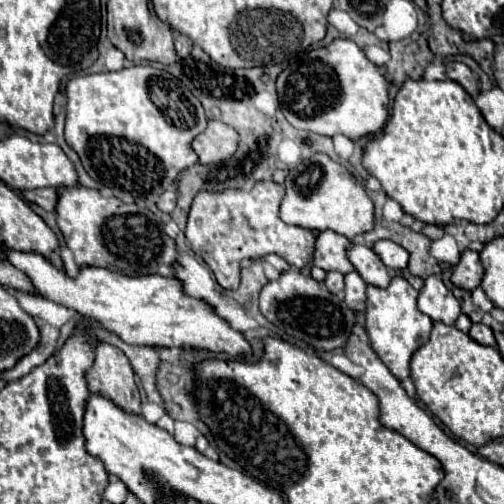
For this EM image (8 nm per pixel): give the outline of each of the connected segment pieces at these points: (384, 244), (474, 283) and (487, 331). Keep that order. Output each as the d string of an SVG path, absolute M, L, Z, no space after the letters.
M377 240L373 250L377 252L377 256L381 258L381 262L387 266L387 268L395 268L395 270L403 270L407 266L407 258L409 254L399 246L395 244L393 240Z
M465 250L461 254L459 264L453 270L451 280L455 282L455 286L465 288L465 290L473 290L481 284L483 278L483 266L479 262L479 254L473 250Z
M473 324L471 330L469 330L469 336L473 340L477 340L479 344L487 344L487 346L497 346L495 344L495 336L493 336L493 330L485 324Z

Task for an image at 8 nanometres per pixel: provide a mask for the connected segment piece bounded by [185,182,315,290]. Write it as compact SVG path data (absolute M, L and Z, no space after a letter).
M259 182L251 192L225 190L217 194L199 192L195 196L185 228L187 244L207 262L221 288L237 288L237 274L231 274L231 270L237 270L243 260L277 254L285 258L289 266L295 266L299 270L313 262L315 236L311 230L289 226L279 218L279 206L283 198L285 188L277 182Z

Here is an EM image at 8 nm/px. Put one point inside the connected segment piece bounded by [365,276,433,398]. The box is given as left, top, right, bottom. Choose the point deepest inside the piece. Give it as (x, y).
(396, 328)

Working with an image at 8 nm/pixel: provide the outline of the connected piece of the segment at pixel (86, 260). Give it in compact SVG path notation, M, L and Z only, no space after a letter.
M83 186L63 188L57 202L57 226L79 268L97 266L127 276L173 276L175 258L179 258L175 242L153 220L157 222L157 216L139 204L123 204L115 196L103 196Z

